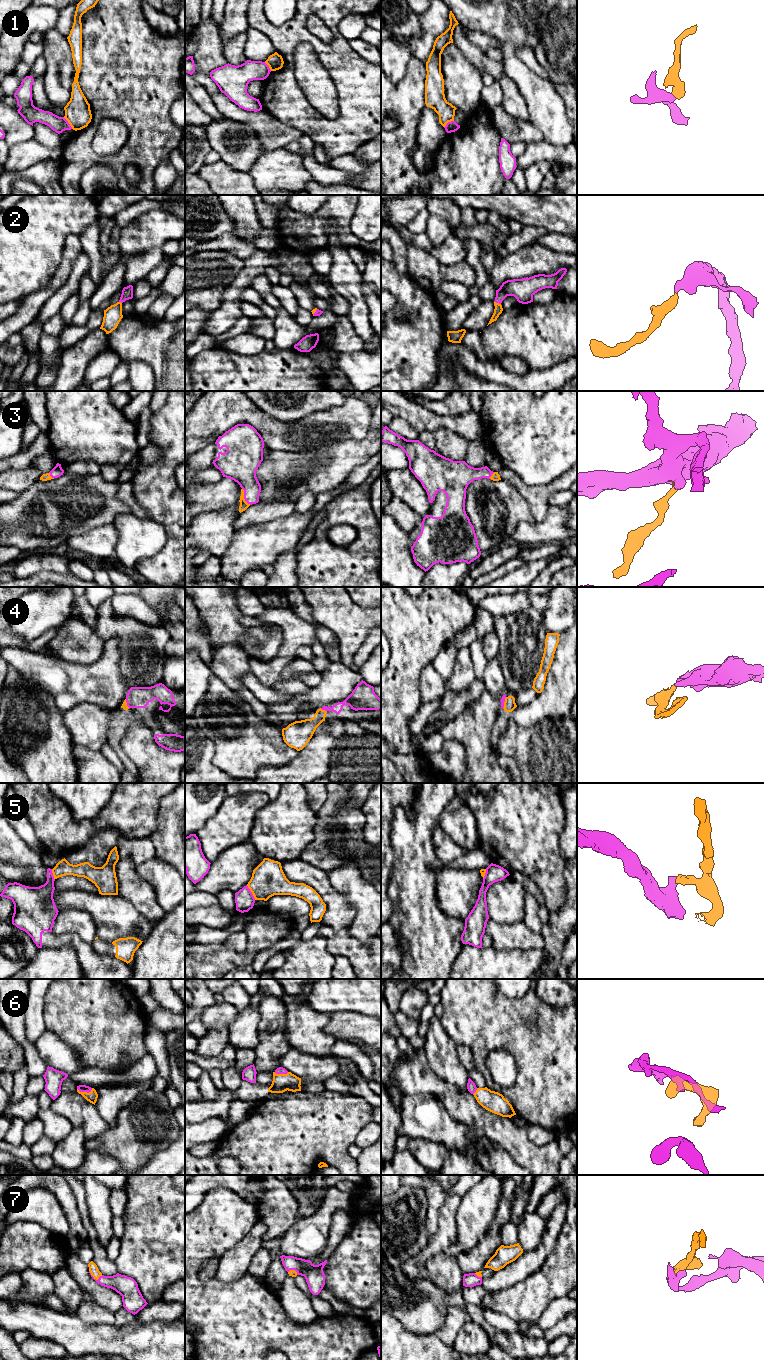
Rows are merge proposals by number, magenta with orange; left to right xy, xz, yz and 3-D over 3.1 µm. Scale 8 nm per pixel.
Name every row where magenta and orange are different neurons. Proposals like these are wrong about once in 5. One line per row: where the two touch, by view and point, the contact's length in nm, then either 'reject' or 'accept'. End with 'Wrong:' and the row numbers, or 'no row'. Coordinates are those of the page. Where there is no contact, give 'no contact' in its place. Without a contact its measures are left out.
1: xy (68, 123) | 120 nm | reject
2: yz (497, 302) | 60 nm | accept
3: xz (244, 497) | 150 nm | accept
4: xz (323, 709) | 60 nm | accept
5: xz (251, 892) | 140 nm | reject
6: xy (85, 1091) | 130 nm | accept
7: xy (95, 1279) | 120 nm | accept
Wrong: 1, 5

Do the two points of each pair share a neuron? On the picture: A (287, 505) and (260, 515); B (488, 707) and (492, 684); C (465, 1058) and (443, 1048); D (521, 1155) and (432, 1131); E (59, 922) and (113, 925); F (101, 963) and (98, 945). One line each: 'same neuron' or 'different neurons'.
A: same neuron
B: different neurons
C: different neurons
D: different neurons
E: different neurons
F: different neurons

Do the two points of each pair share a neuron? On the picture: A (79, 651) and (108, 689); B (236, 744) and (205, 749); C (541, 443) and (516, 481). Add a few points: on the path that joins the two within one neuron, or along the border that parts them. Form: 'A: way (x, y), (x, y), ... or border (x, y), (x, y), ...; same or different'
A: border (105, 646), (94, 662), (66, 661); different
B: border (211, 738), (214, 744), (212, 762), (222, 770); different
C: border (504, 466), (511, 469), (526, 484), (541, 485); different

